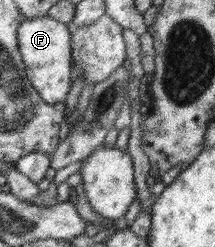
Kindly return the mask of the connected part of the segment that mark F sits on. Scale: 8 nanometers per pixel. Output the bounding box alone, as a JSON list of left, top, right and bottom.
[17,17,74,105]

